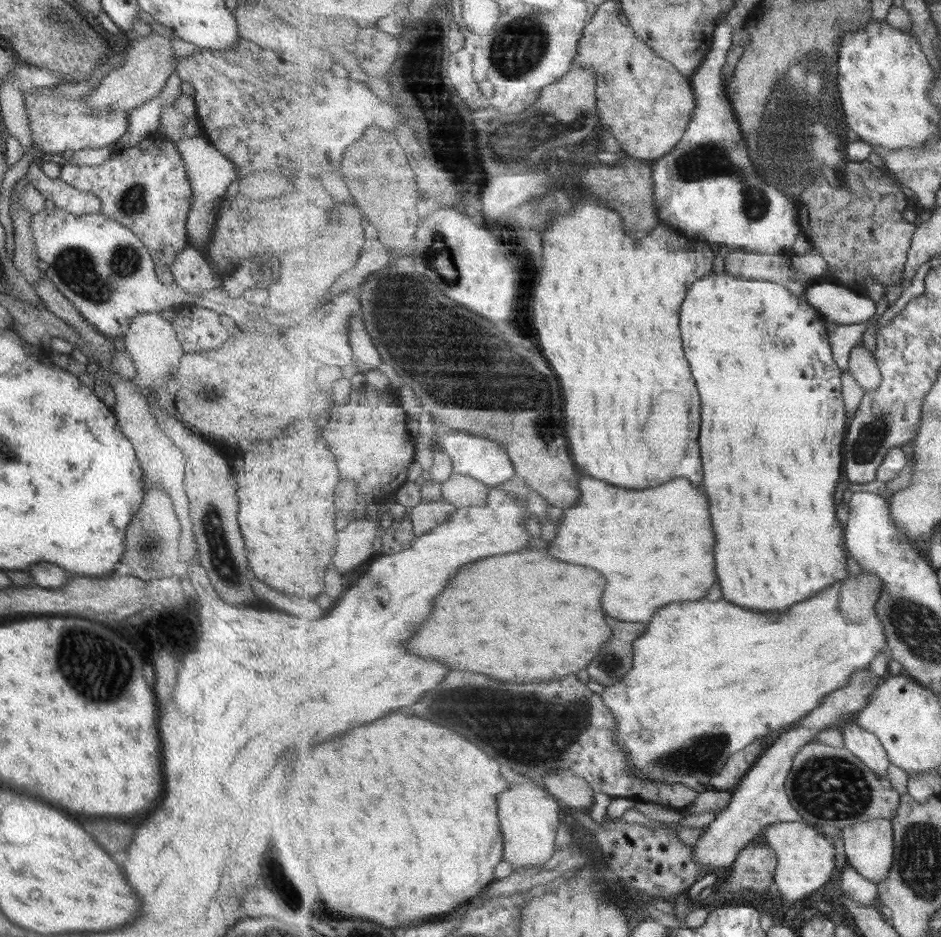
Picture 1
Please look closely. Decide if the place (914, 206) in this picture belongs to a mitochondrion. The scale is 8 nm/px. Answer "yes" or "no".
no

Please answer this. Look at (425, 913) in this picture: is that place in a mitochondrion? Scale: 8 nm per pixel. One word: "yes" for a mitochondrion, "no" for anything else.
no

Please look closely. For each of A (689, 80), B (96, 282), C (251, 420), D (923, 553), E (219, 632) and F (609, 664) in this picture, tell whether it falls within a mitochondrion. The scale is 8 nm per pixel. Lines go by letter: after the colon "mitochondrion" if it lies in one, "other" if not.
A: other
B: mitochondrion
C: other
D: other
E: other
F: mitochondrion

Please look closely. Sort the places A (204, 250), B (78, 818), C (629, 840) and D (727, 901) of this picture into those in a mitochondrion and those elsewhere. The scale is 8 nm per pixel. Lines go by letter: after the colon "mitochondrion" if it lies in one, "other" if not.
A: other
B: other
C: other
D: other

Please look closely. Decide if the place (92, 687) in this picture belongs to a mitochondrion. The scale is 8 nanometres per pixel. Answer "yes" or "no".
yes

